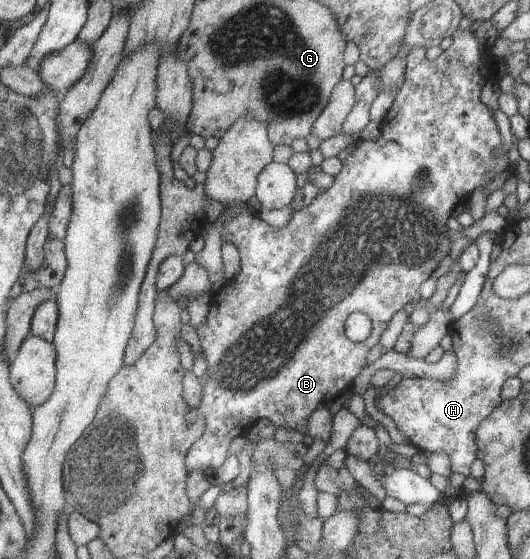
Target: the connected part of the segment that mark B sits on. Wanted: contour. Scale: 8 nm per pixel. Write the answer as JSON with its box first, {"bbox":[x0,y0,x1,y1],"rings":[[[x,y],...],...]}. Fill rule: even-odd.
{"bbox":[187,28,509,478],"rings":[[[469,28],[457,29],[452,36],[452,44],[448,49],[433,60],[425,56],[425,48],[413,48],[407,58],[407,76],[405,84],[395,96],[394,102],[381,123],[381,134],[375,141],[360,141],[355,150],[343,160],[343,170],[335,177],[335,182],[329,190],[320,191],[316,198],[292,216],[287,226],[275,227],[265,222],[257,211],[251,207],[241,209],[237,216],[225,222],[223,226],[223,242],[235,244],[239,249],[242,258],[242,265],[239,274],[232,278],[226,287],[217,295],[217,300],[211,305],[211,312],[207,317],[207,322],[199,326],[196,330],[200,336],[203,346],[203,354],[209,364],[209,380],[207,380],[203,390],[203,404],[199,408],[200,414],[205,415],[206,430],[205,434],[189,449],[187,466],[189,470],[201,470],[203,475],[210,478],[223,466],[229,458],[229,446],[235,438],[245,435],[248,428],[257,420],[267,418],[271,420],[277,428],[289,428],[307,433],[310,417],[315,410],[323,404],[330,404],[343,393],[352,391],[352,386],[356,378],[360,376],[365,367],[370,365],[369,352],[373,350],[375,344],[381,346],[381,338],[391,320],[395,318],[397,312],[403,308],[415,307],[424,303],[419,295],[419,286],[429,280],[429,277],[439,262],[449,256],[452,238],[449,236],[449,218],[458,204],[466,205],[469,198],[477,188],[489,184],[495,176],[503,174],[509,168],[509,156],[503,152],[503,136],[499,128],[495,115],[483,104],[481,100],[481,90],[488,81],[481,72],[487,68],[487,56],[483,50],[483,44],[475,38],[475,34]],[[356,312],[367,312],[375,324],[375,335],[365,342],[353,342],[349,340],[345,330],[345,322],[351,314]]]}

